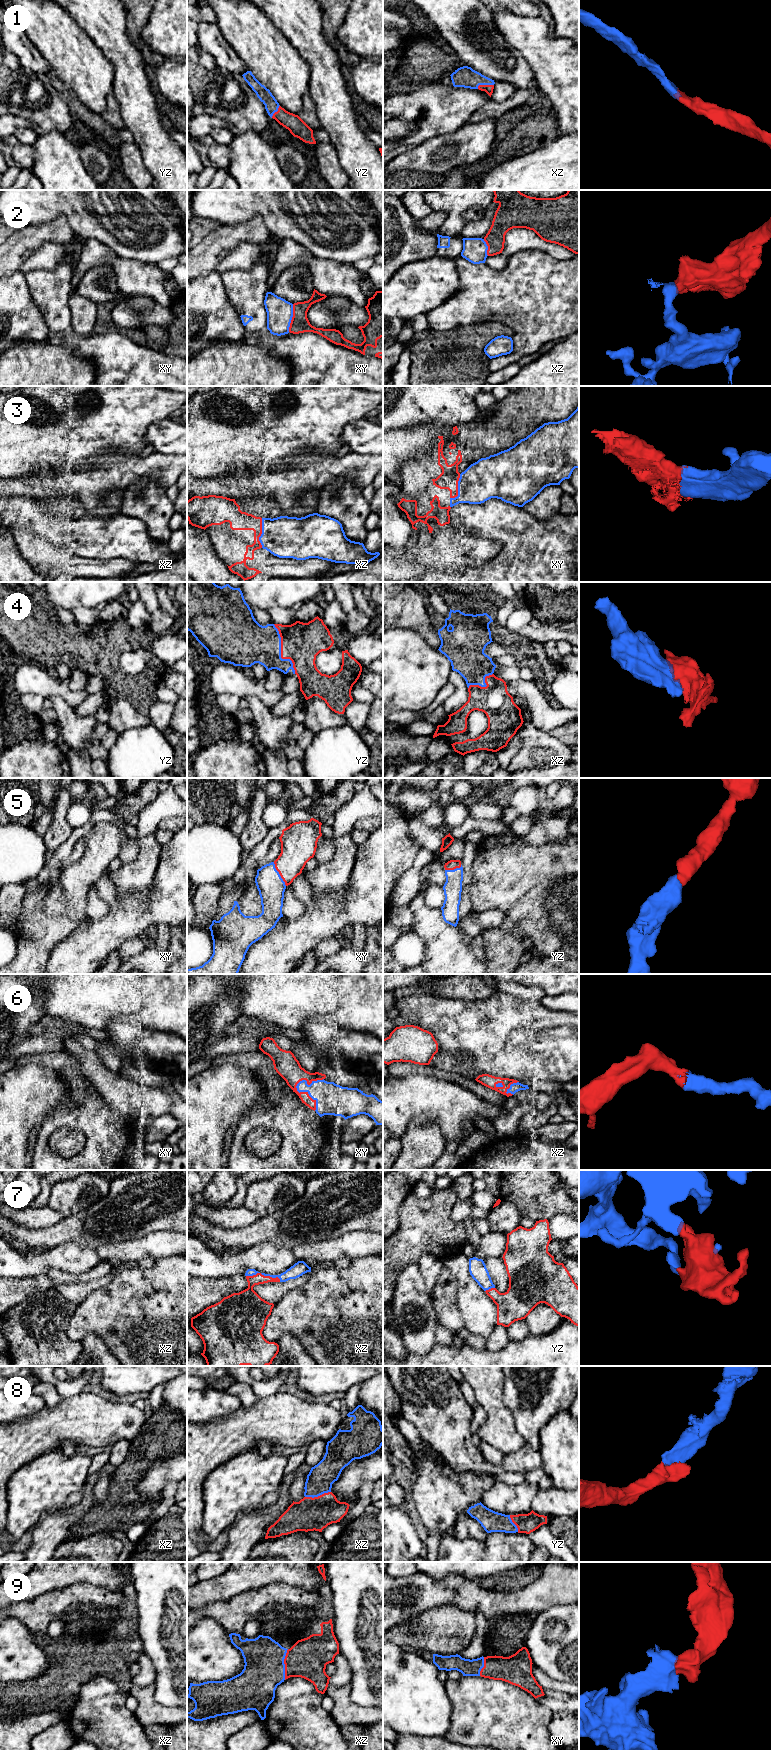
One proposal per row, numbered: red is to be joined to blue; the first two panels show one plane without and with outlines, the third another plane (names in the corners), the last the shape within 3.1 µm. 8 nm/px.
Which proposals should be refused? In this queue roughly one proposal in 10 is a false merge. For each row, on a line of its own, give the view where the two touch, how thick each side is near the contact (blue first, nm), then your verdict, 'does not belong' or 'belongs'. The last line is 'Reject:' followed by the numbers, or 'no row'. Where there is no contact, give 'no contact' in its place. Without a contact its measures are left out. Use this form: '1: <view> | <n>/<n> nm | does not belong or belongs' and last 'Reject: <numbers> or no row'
1: xz | 170/70 nm | belongs
2: xy | 200/140 nm | does not belong
3: xz | 340/150 nm | belongs
4: yz | 320/320 nm | belongs
5: xy | 220/260 nm | belongs
6: xy | 260/190 nm | belongs
7: xz | 100/190 nm | belongs
8: xz | 200/260 nm | belongs
9: xz | 320/320 nm | belongs
Reject: 2

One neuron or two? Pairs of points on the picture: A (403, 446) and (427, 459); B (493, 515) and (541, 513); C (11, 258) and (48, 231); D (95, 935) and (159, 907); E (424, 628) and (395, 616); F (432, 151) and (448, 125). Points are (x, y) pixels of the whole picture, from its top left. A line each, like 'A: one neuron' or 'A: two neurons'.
A: two neurons
B: two neurons
C: one neuron
D: one neuron
E: one neuron
F: two neurons

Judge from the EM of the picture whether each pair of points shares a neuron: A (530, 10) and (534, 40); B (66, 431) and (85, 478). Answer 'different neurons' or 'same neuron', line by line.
A: different neurons
B: different neurons

